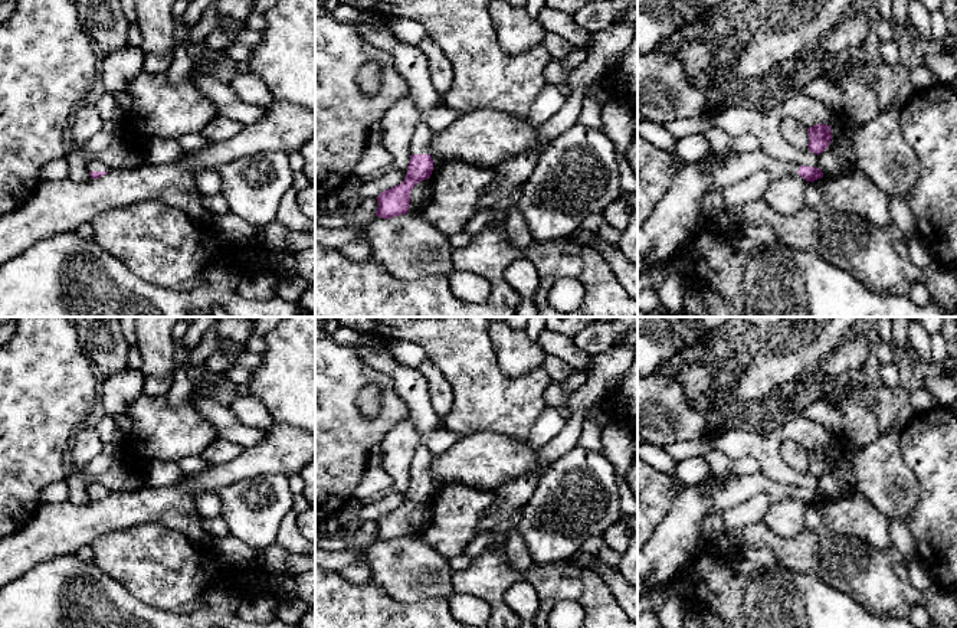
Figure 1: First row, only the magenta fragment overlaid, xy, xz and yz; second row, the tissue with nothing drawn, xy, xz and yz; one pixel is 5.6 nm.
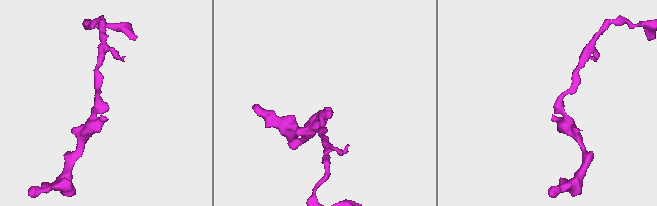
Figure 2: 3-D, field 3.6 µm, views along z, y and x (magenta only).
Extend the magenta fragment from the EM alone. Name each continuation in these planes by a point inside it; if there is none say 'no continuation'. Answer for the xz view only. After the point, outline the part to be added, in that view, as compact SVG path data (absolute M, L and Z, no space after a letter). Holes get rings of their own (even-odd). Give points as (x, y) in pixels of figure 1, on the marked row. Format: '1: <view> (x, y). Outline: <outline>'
1: xz (410, 62). Outline: M338 4L332 16L340 23L354 24L374 46L386 50L391 58L397 72L406 81L420 121L412 138L412 154L430 154L433 131L422 121L422 115L440 105L429 75L425 53L419 46L399 42L390 30L366 23L360 19L358 10L350 4Z

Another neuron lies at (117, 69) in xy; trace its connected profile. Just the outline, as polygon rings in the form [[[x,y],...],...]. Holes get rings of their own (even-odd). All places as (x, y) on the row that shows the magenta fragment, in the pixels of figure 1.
[[[131,45],[105,55],[99,60],[99,76],[106,94],[127,92],[130,82],[144,69],[145,55],[142,48]]]

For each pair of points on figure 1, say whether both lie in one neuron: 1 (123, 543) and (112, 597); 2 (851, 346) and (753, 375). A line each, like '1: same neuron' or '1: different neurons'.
1: different neurons
2: different neurons

